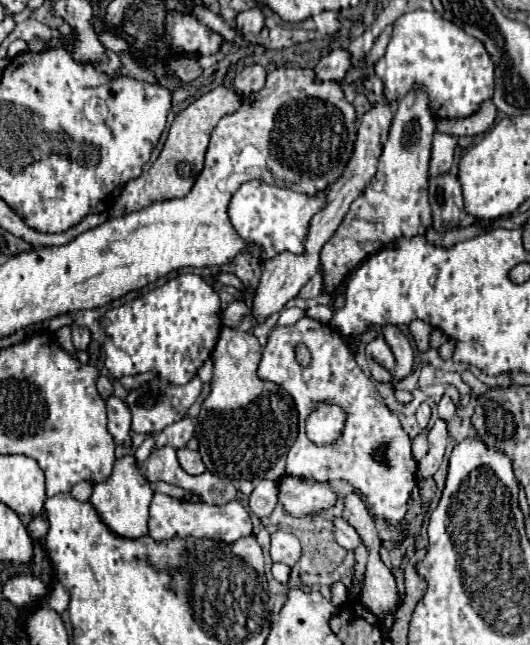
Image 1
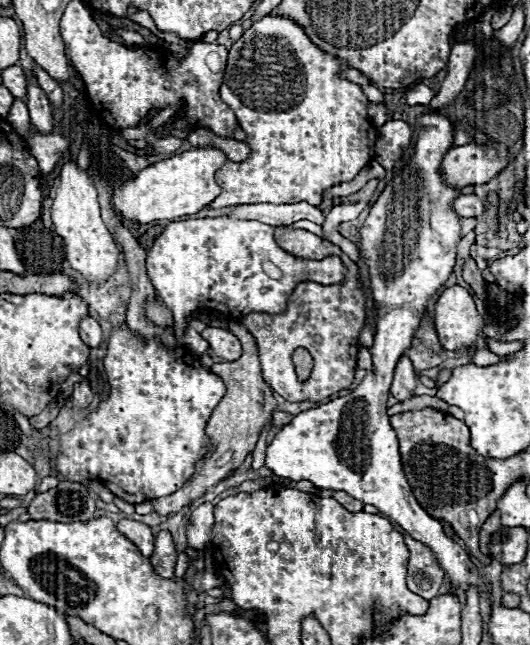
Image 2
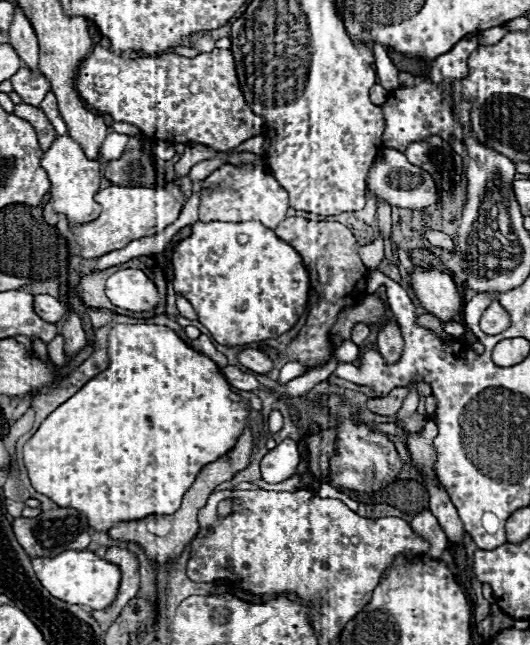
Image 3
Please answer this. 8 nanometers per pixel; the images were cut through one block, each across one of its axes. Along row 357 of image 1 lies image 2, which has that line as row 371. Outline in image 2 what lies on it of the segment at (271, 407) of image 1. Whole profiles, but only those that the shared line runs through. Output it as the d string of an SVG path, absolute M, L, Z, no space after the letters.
M238 320L230 322L230 330L242 342L242 356L236 362L212 364L212 372L218 374L226 384L226 394L224 394L222 402L216 406L216 410L212 412L212 416L208 420L208 426L206 426L206 436L212 442L212 450L196 462L194 476L176 494L172 494L168 498L158 498L156 502L152 502L152 510L158 512L160 516L168 516L168 514L174 514L174 512L182 510L184 506L190 506L194 500L204 496L204 492L208 488L216 486L232 470L236 470L244 462L244 458L254 450L254 446L258 442L258 436L260 436L260 430L272 418L272 412L276 408L276 400L272 396L272 390L262 380L258 350L256 350L252 334Z

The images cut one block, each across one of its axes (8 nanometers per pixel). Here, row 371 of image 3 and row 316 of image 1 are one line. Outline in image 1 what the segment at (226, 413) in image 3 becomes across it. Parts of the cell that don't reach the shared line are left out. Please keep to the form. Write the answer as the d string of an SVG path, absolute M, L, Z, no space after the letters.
M196 274L176 276L174 280L166 282L164 286L150 290L148 294L138 296L132 302L106 312L106 316L102 320L102 326L106 332L106 340L104 340L106 368L110 370L110 374L114 378L148 372L152 368L164 380L170 380L174 384L186 384L188 380L192 380L196 376L198 368L210 356L210 352L216 344L218 332L222 326L220 312L222 312L220 310L220 298L212 290L212 286L202 280L202 276L196 276Z

